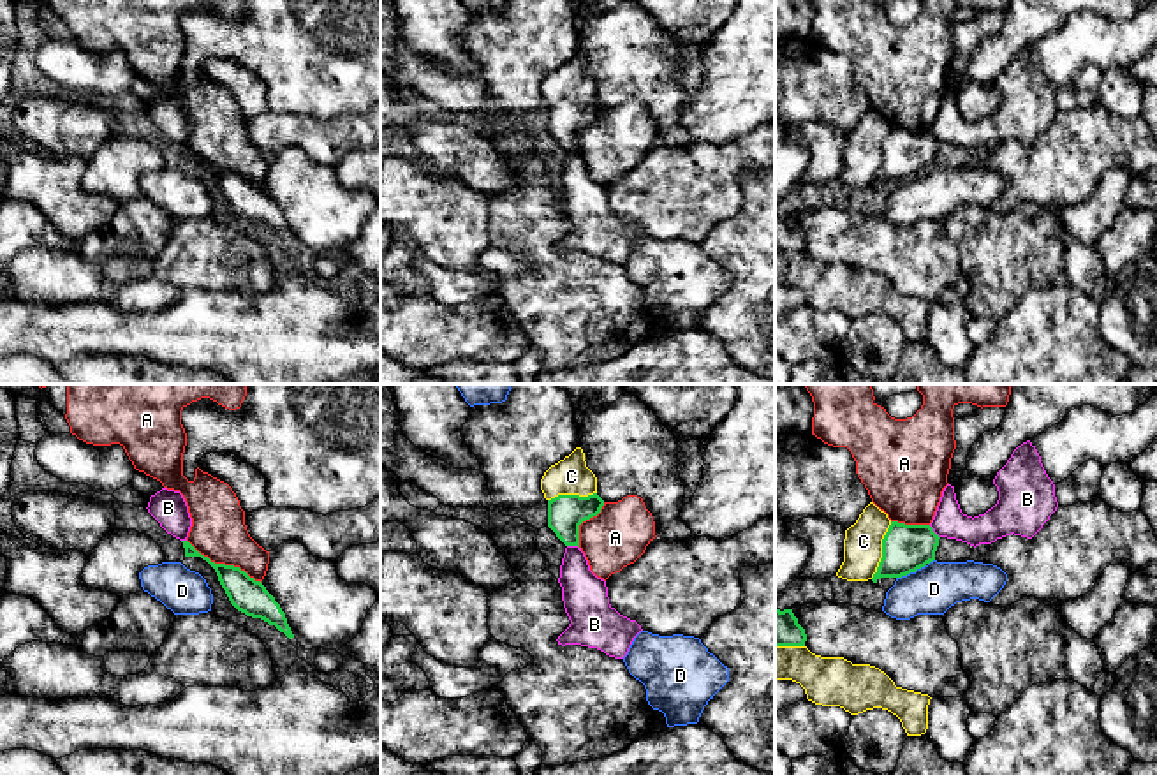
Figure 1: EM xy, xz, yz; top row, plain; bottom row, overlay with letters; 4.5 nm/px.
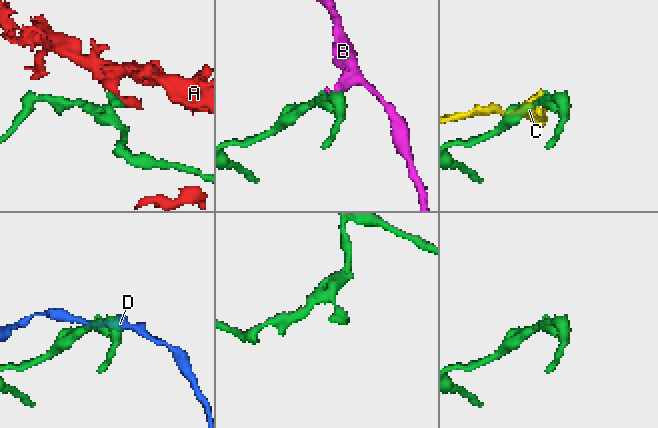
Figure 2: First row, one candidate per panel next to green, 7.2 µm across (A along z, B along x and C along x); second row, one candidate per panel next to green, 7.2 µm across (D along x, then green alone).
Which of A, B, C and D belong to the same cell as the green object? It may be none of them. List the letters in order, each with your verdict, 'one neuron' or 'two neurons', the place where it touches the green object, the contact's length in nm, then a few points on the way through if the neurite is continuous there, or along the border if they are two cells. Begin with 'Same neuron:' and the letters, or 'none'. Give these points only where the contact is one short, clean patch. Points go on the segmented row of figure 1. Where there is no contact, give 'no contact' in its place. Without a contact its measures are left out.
Same neuron: none
A: two neurons; contact xy (224, 564); length 400 nm
B: two neurons; contact yz (934, 532); length 80 nm; border yz (928, 525), (939, 538)
C: two neurons; contact yz (883, 550); length 280 nm
D: two neurons; contact yz (911, 571); length 150 nm; border yz (925, 564), (897, 578)

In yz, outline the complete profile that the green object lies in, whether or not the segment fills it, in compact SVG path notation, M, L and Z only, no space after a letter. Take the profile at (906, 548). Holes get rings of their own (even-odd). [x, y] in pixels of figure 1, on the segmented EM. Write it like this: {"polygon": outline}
{"polygon": "M891 521L882 539L882 558L872 581L902 578L933 562L939 539L930 525Z"}

